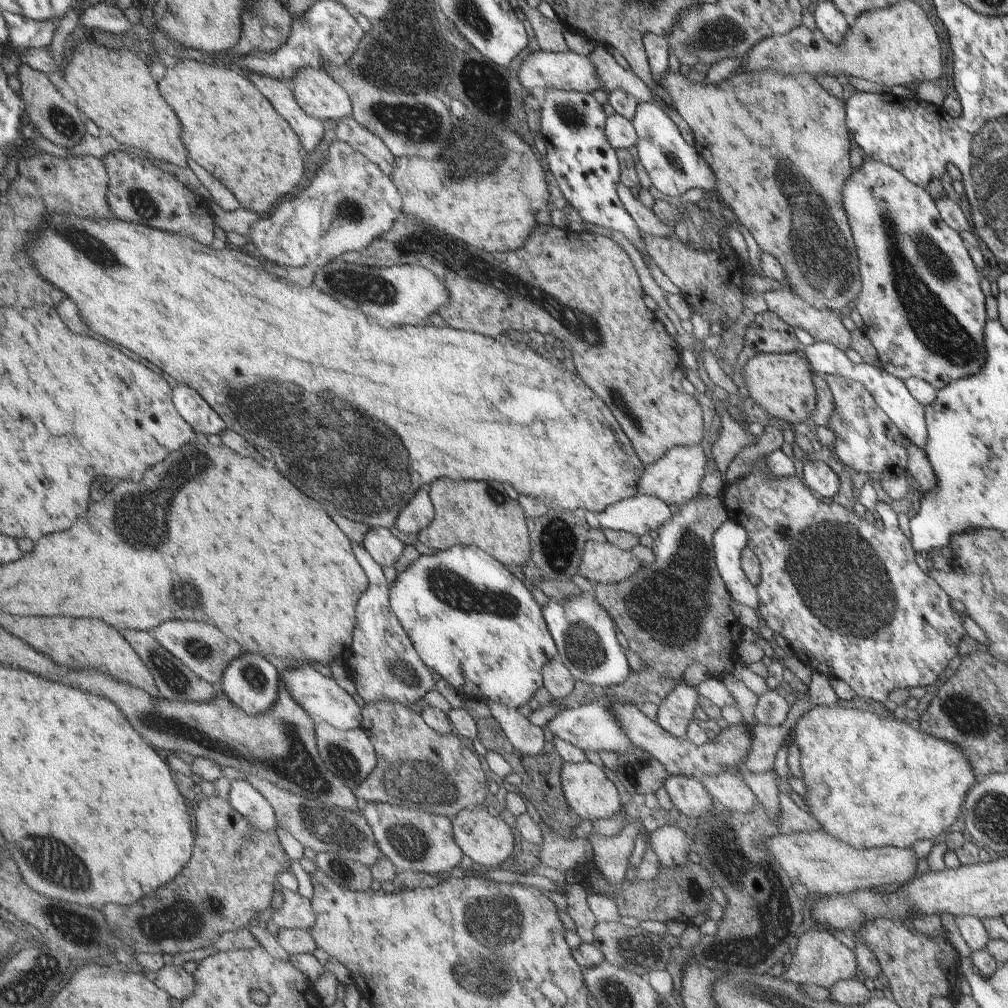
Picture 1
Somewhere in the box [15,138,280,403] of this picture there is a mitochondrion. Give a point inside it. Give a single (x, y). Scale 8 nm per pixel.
(83, 242)

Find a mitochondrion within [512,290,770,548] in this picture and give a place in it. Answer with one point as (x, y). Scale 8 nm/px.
(629, 410)

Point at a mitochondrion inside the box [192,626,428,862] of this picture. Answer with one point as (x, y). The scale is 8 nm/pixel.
(327, 827)

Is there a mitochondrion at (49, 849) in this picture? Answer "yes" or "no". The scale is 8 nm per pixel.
yes

